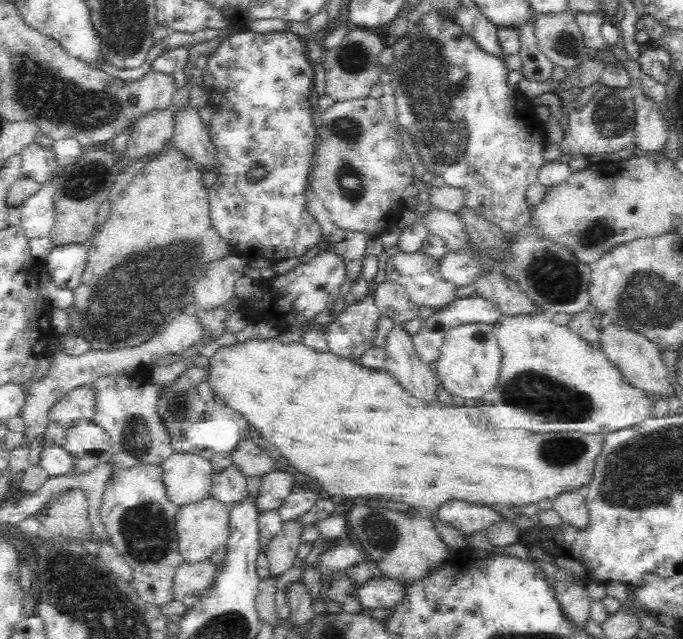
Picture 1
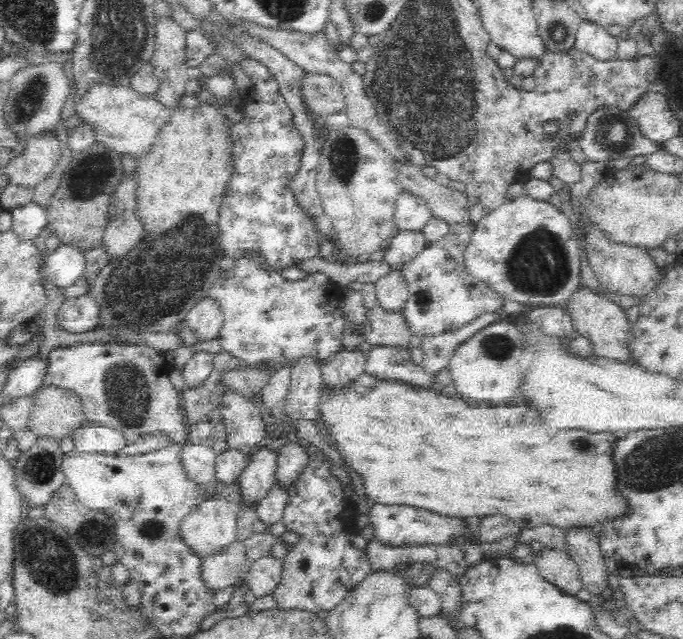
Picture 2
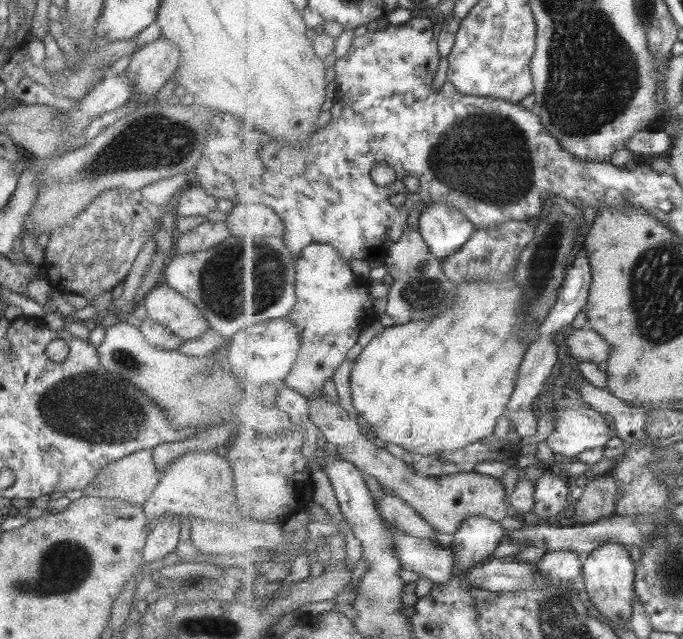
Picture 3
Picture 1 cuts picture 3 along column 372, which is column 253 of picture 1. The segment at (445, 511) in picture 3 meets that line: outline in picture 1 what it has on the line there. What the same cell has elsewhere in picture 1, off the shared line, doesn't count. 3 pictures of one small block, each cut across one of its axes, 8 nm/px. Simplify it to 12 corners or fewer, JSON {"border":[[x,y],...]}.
{"border":[[248,436],[232,452],[244,476],[264,476],[276,470],[271,451]]}

